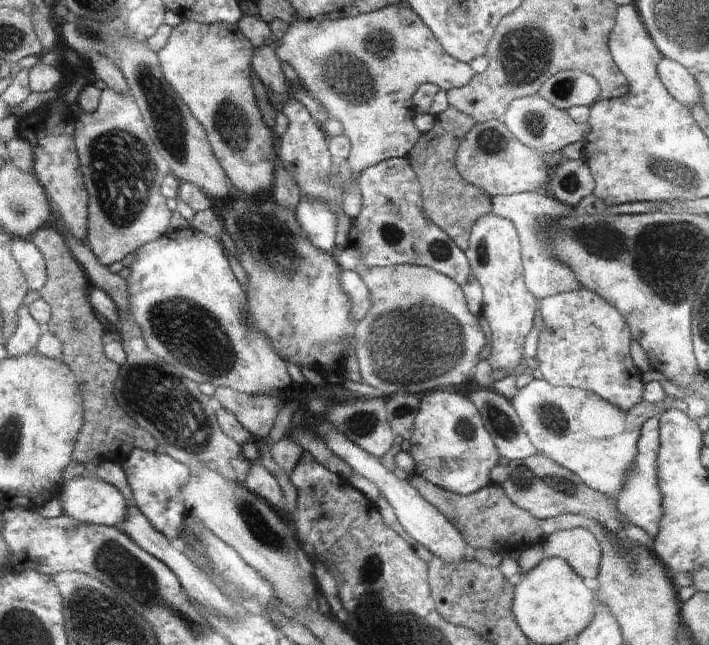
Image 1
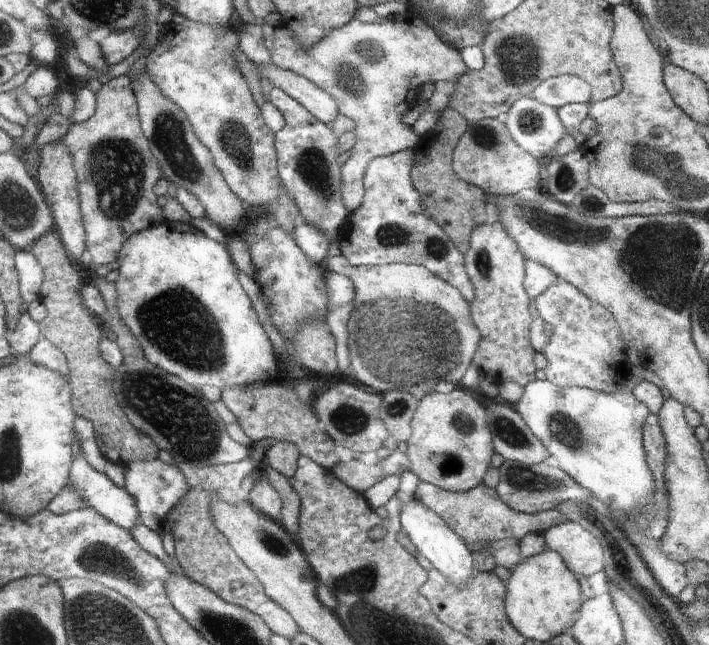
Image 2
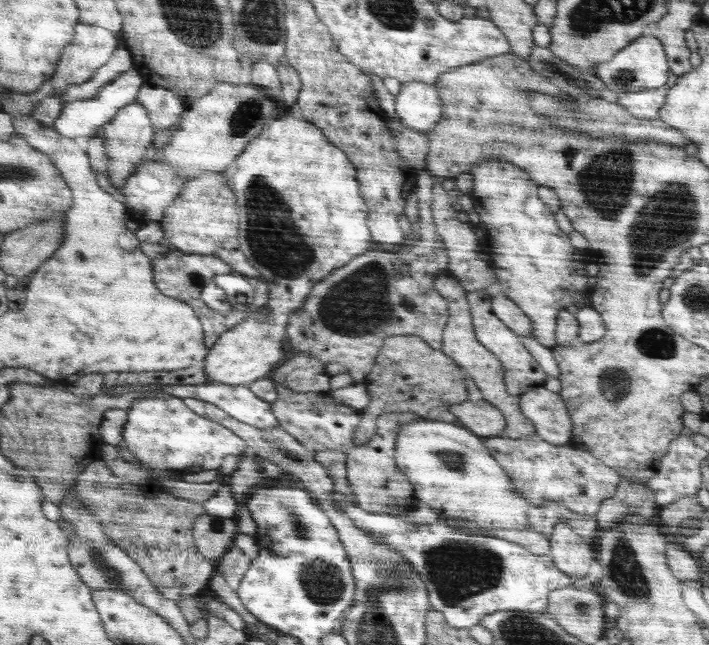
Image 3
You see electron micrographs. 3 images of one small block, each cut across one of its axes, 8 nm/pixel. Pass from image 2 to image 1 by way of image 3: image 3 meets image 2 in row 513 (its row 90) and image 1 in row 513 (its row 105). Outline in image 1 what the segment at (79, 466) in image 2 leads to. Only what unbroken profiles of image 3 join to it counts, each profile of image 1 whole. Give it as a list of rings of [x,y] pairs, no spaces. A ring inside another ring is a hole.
[[[88,472],[86,476],[80,476],[80,478],[74,478],[74,480],[67,482],[61,499],[64,503],[65,513],[76,518],[79,523],[120,527],[120,524],[130,514],[130,504],[126,500],[126,496],[116,486],[102,482],[93,472]]]

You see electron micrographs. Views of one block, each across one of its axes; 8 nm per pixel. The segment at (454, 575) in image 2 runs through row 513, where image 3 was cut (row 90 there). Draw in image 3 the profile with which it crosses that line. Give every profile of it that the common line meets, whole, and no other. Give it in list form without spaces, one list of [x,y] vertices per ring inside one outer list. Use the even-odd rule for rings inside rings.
[[[404,82],[395,95],[394,108],[400,122],[418,132],[430,131],[442,116],[442,102],[433,84]]]

